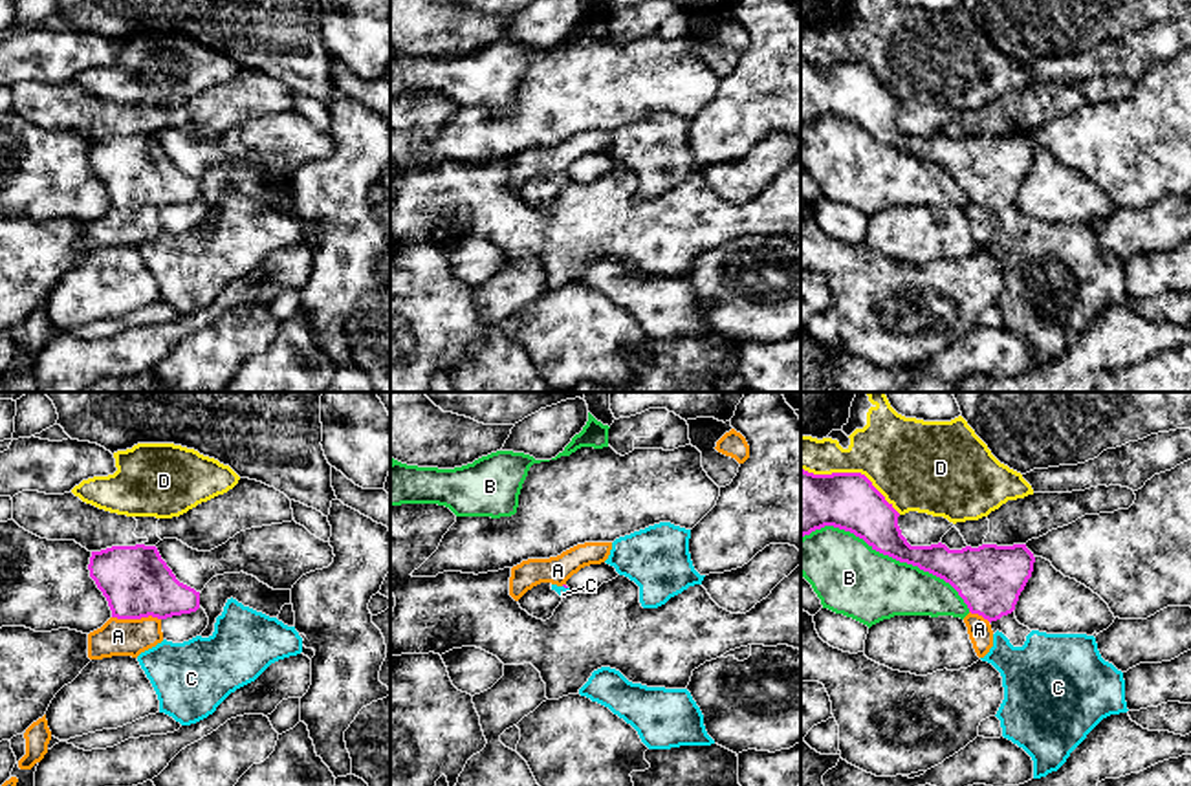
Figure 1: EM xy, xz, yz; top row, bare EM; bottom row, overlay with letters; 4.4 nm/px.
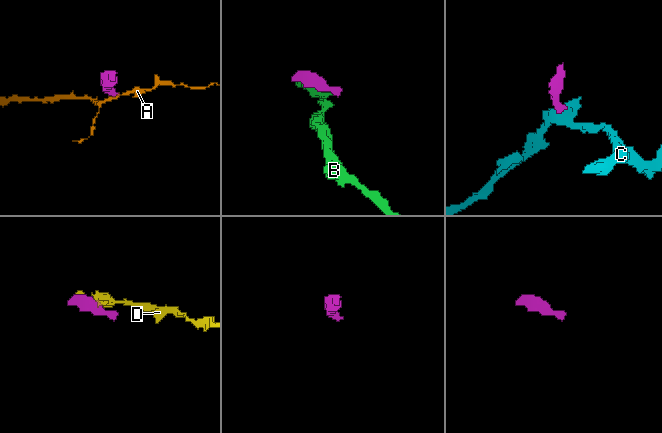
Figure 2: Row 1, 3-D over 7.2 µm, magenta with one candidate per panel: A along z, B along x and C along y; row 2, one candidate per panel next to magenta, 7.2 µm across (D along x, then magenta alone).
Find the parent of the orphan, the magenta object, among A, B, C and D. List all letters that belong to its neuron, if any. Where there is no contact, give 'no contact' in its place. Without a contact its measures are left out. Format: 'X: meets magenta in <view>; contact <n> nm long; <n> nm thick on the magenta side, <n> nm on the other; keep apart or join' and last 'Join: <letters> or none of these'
A: meets magenta in xy; contact 220 nm long; 300 nm thick on the magenta side, 160 nm on the other; keep apart
B: meets magenta in yz; contact 800 nm long; 220 nm thick on the magenta side, 320 nm on the other; keep apart
C: meets magenta in xz; contact 30 nm long; 20 nm thick on the magenta side, 50 nm on the other; join
D: meets magenta in yz; contact 480 nm long; 260 nm thick on the magenta side, 380 nm on the other; keep apart
Join: C

